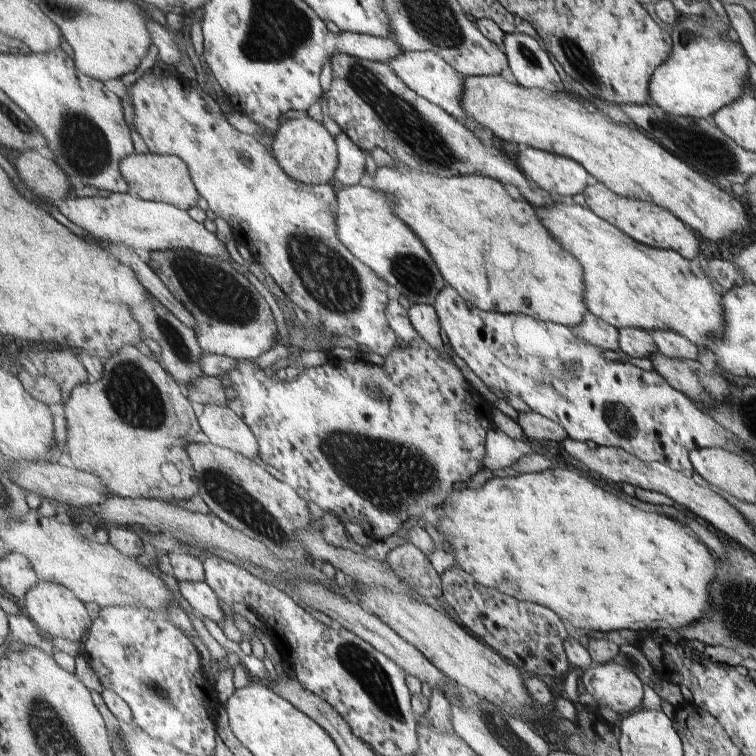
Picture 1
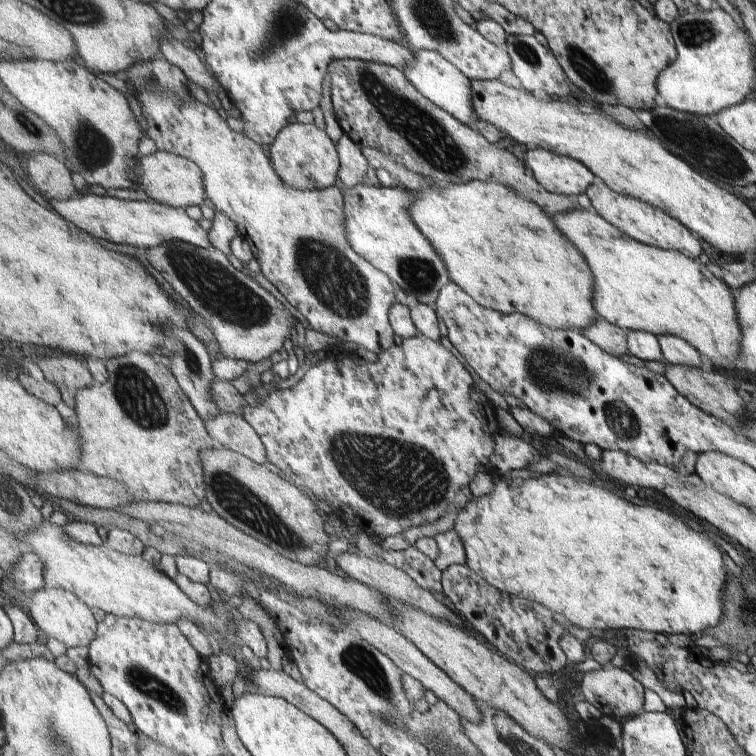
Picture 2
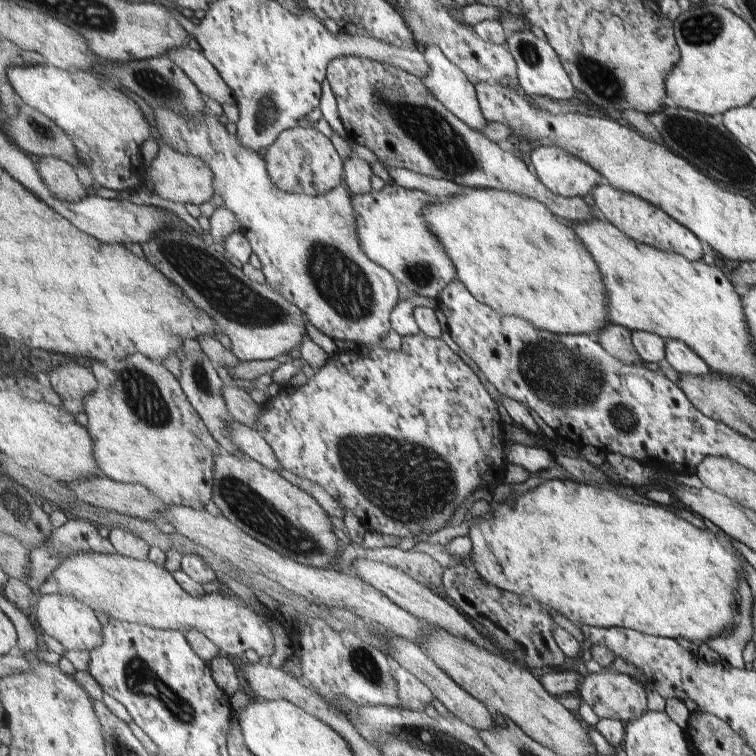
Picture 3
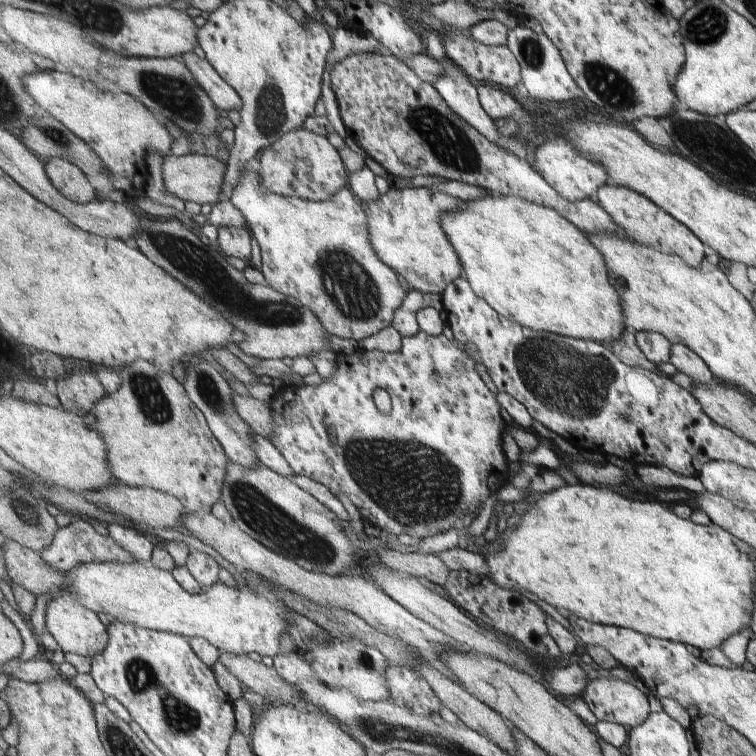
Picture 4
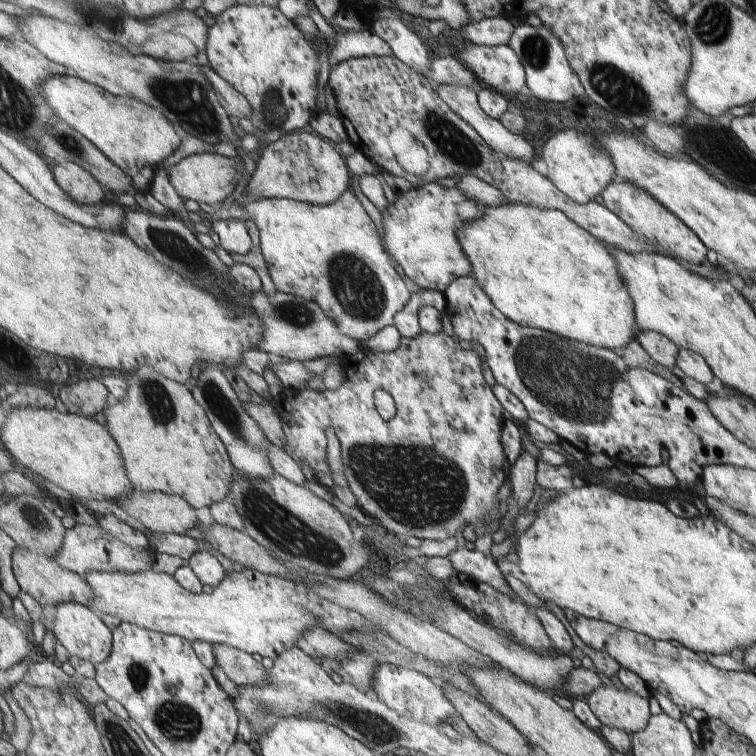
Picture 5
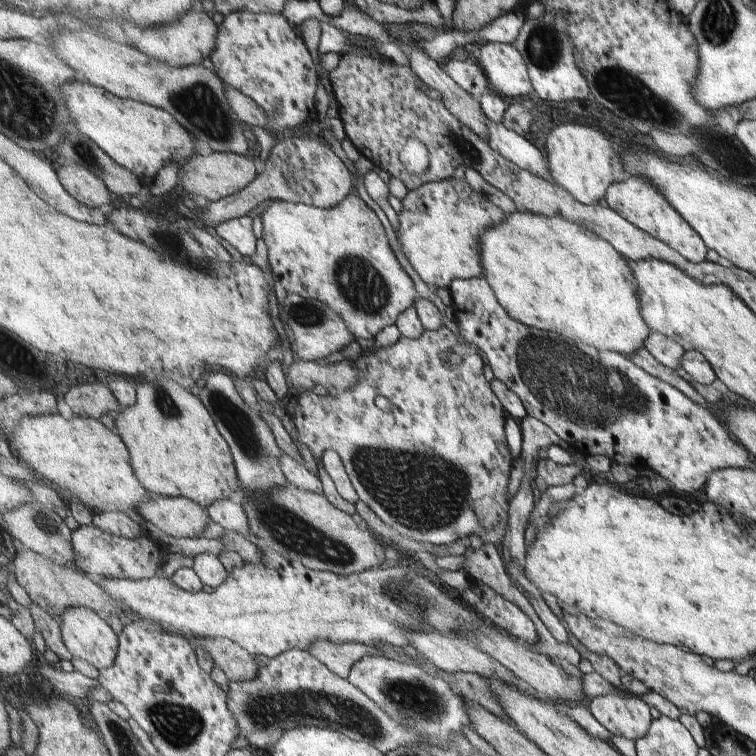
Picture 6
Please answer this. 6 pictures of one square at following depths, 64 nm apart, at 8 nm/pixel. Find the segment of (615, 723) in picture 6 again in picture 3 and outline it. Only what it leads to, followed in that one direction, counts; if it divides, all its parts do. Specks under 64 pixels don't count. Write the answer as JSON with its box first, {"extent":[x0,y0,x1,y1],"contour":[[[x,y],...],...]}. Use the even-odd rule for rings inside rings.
{"extent":[579,670,650,724],"contour":[[[602,670],[599,673],[591,673],[583,681],[579,697],[593,708],[599,718],[623,720],[627,724],[643,718],[647,711],[650,710],[647,687],[641,687],[641,684],[638,684],[633,677],[624,673],[609,674],[606,670]]]}

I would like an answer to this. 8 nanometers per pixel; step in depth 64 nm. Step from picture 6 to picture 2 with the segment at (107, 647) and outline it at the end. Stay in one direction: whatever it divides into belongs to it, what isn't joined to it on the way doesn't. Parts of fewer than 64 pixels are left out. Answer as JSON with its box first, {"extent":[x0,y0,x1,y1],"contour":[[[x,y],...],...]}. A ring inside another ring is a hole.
{"extent":[26,588,98,648],"contour":[[[45,588],[39,589],[29,596],[26,609],[47,636],[53,637],[64,643],[67,648],[74,646],[89,646],[98,633],[98,622],[91,612],[91,607],[85,604],[76,594],[65,589]]]}

